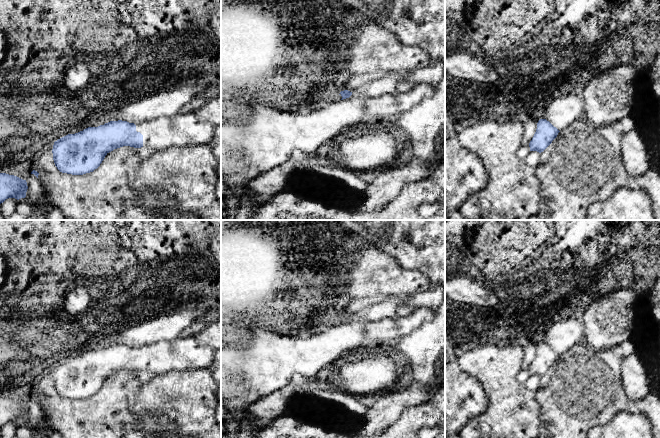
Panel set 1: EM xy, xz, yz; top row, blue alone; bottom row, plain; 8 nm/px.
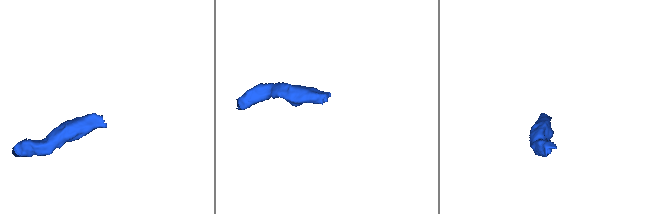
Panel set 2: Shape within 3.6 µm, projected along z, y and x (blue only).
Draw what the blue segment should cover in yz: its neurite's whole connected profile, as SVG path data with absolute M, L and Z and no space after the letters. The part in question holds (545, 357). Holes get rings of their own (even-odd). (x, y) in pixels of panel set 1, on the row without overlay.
M540 343L536 356L529 367L530 375L543 376L557 361L560 355L546 343Z

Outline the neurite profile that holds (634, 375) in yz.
M637 354L621 358L621 380L626 396L633 401L651 394L648 371Z

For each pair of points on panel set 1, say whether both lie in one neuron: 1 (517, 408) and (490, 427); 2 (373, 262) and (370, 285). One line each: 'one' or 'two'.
1: one
2: one

